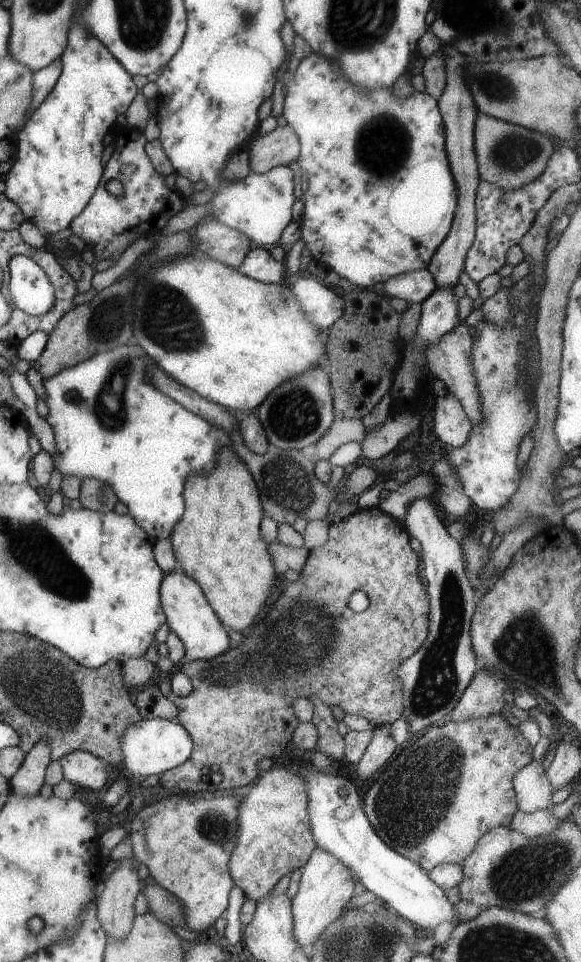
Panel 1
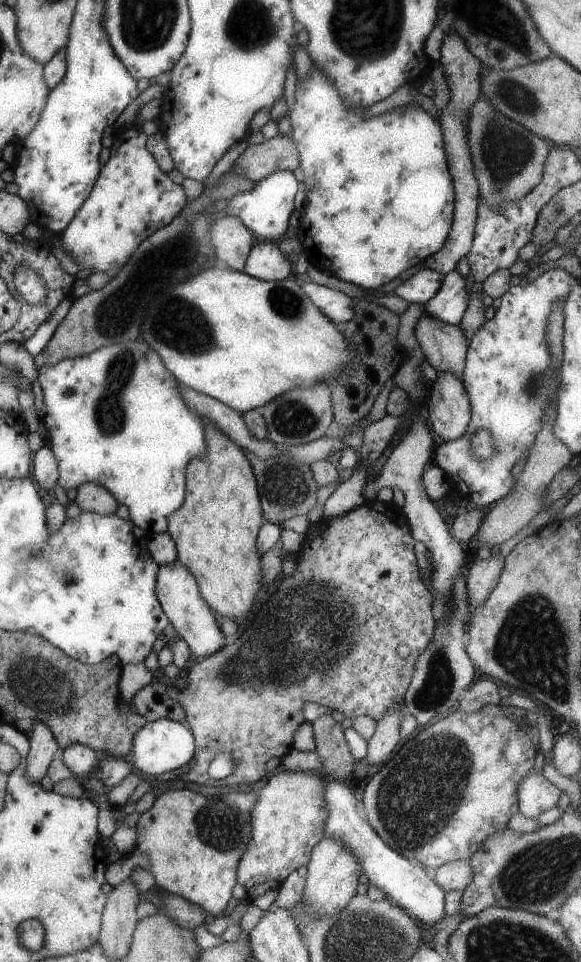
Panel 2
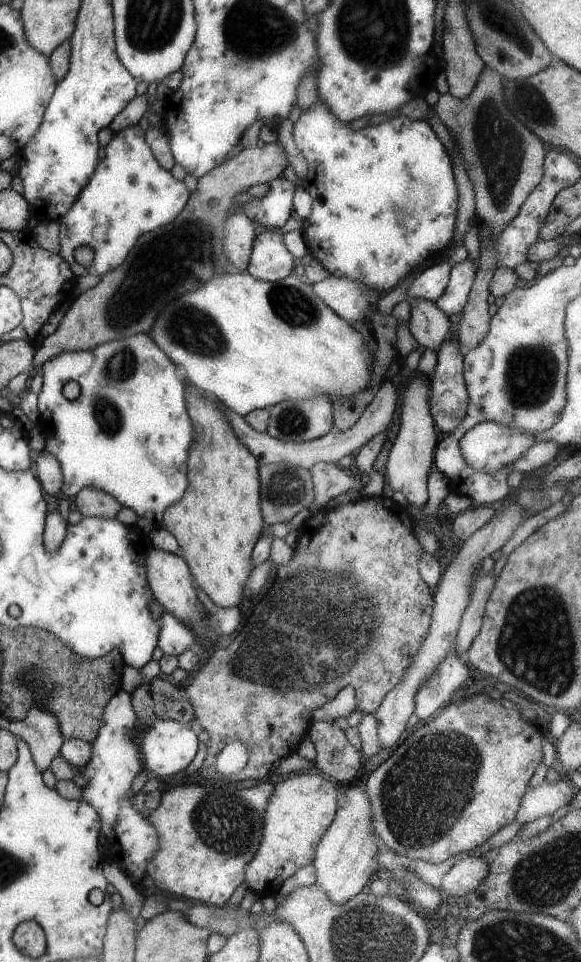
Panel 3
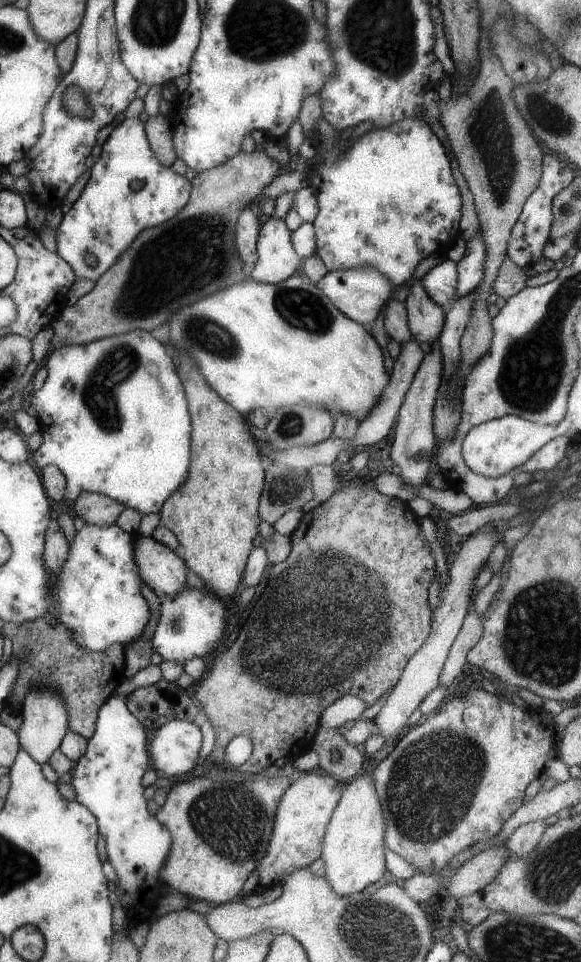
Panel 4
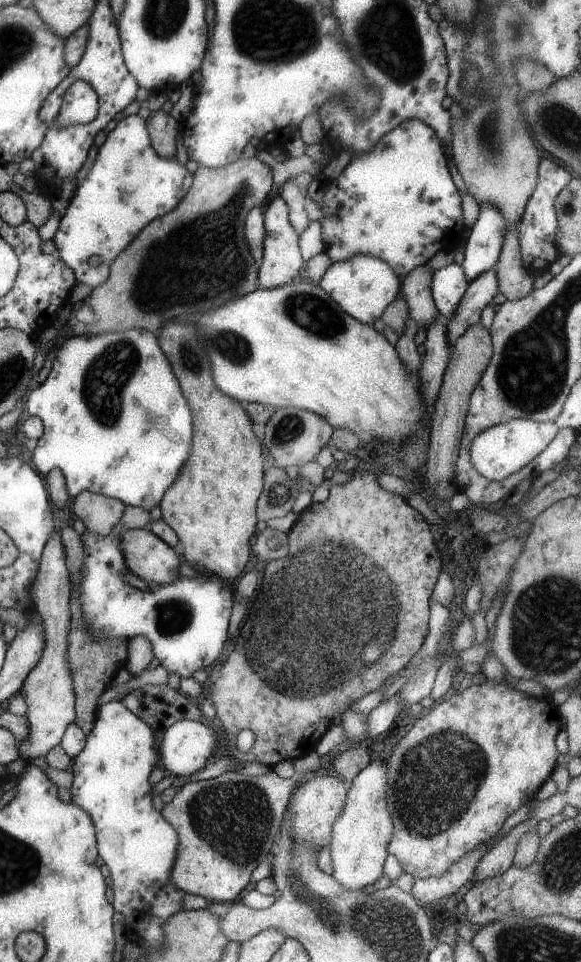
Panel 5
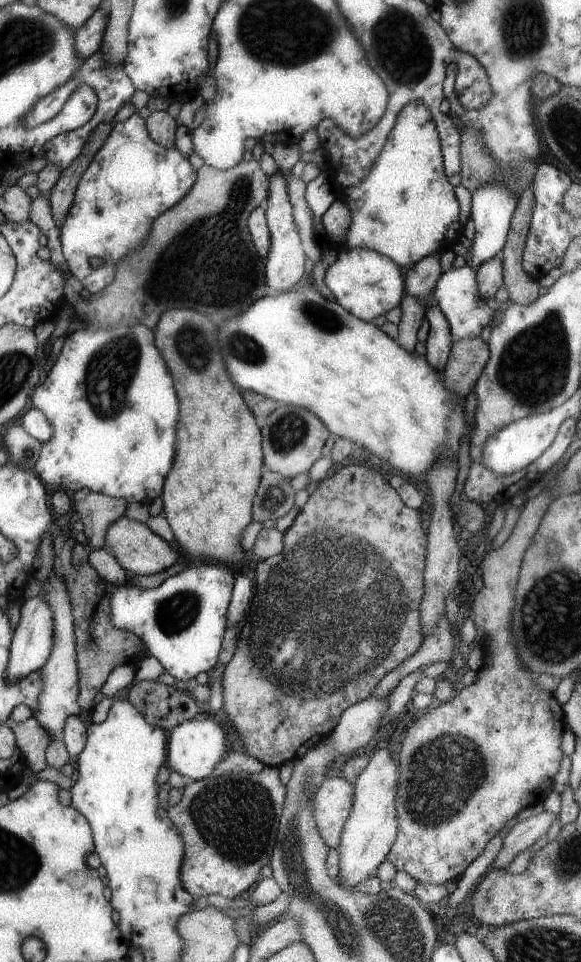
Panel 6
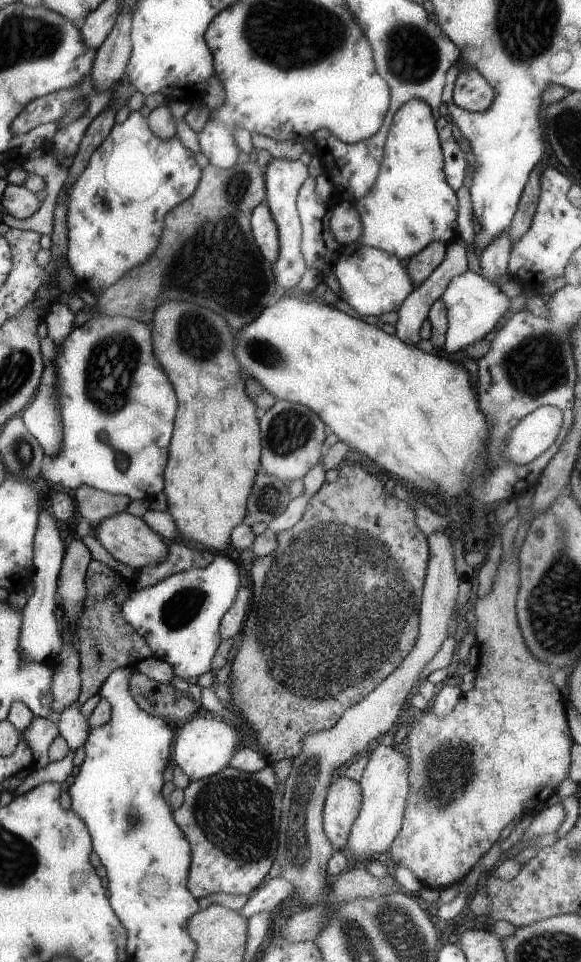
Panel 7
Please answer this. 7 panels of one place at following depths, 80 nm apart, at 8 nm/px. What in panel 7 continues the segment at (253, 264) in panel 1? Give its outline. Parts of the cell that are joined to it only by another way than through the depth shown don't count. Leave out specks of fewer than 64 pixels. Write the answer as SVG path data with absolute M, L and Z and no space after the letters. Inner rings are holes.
M272 158L264 166L265 198L269 212L278 228L279 250L276 261L272 264L273 278L276 288L280 292L290 292L296 288L296 284L301 280L301 275L305 270L306 264L301 254L299 243L302 233L300 218L296 209L296 198L301 184L307 180L307 167L299 159L287 160Z

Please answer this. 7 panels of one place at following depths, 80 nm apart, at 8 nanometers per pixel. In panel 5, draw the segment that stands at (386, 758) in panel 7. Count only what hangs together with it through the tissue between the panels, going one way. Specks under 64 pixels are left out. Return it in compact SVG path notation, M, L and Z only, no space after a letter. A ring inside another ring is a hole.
M372 760L349 782L343 808L331 827L327 846L332 864L331 876L347 890L361 889L381 876L388 855L387 845L392 837L386 790L386 766L381 761Z

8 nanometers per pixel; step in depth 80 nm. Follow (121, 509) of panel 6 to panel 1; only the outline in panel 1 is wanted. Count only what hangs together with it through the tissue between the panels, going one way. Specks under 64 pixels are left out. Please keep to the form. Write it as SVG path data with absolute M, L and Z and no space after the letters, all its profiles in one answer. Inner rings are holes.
M81 479L78 493L80 506L95 512L112 511L118 501L112 488L97 479Z

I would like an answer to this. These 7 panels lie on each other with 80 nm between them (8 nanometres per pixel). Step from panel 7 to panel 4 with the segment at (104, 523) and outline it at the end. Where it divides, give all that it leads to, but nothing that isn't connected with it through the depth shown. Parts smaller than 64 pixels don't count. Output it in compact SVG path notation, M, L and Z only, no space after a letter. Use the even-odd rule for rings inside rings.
M138 535L139 537L132 544L134 563L136 564L140 579L151 588L157 598L160 599L163 595L166 597L175 596L183 587L187 587L185 572L188 571L188 568L185 561L178 558L172 549L163 546L163 544L157 542L153 537Z

